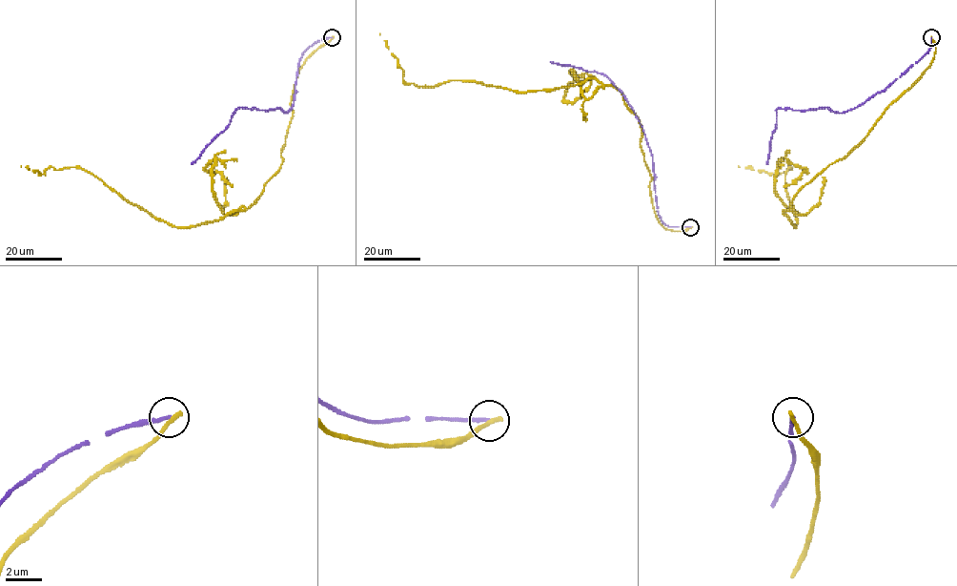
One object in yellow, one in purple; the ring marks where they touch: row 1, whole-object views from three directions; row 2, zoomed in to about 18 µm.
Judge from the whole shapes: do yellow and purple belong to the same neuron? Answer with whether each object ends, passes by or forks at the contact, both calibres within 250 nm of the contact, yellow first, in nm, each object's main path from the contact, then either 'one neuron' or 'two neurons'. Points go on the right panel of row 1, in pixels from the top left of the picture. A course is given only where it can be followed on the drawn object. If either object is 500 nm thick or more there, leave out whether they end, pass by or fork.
yellow ends | purple ends | 280/200 nm | yellow via (931, 37), (935, 53), (925, 73), (783, 211), (794, 227), (786, 192), (791, 167), (770, 174), (739, 166) | purple via (931, 37), (930, 49), (902, 75), (845, 112), (778, 108), (766, 164) | two neurons

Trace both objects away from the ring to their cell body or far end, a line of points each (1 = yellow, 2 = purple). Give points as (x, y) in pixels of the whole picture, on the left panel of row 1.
1: (332, 37), (298, 73), (281, 166), (249, 207), (171, 226), (76, 167), (40, 174), (20, 166)
2: (332, 37), (314, 43), (302, 54), (294, 103), (288, 112), (280, 108), (238, 108), (229, 124), (192, 164)

